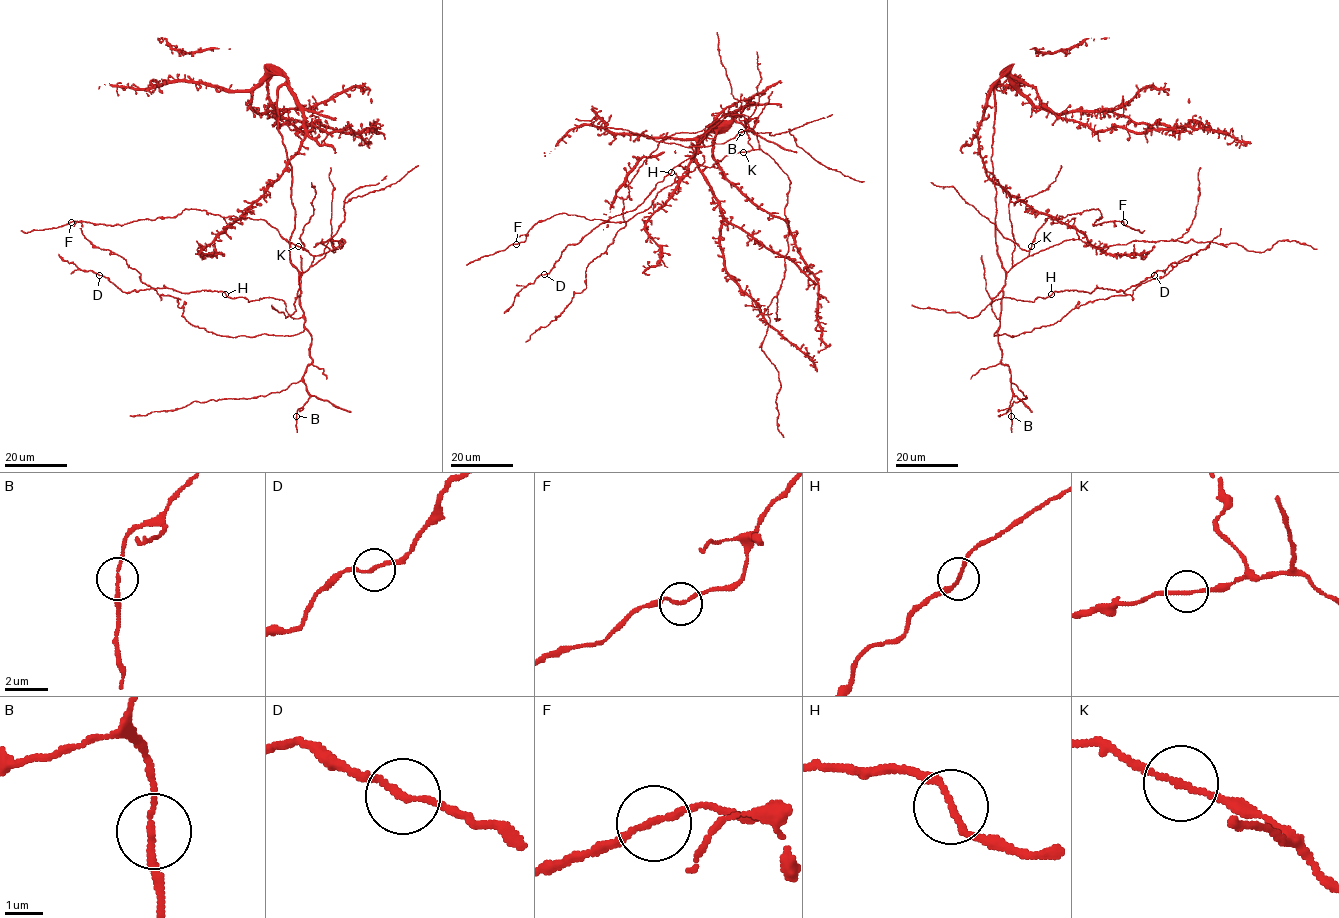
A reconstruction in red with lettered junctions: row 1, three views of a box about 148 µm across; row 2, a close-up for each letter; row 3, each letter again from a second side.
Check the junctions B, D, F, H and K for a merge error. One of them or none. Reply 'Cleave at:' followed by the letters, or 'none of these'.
Cleave at: none of these

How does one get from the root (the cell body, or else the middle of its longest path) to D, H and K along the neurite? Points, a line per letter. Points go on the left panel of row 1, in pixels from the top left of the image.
D: (293, 232), (297, 319), (282, 300), (123, 292), (99, 275)
H: (293, 232), (289, 261), (299, 274), (300, 317), (293, 319), (282, 300), (248, 301), (225, 294)
K: (293, 232), (289, 261), (304, 272), (311, 265), (313, 256), (298, 246)

